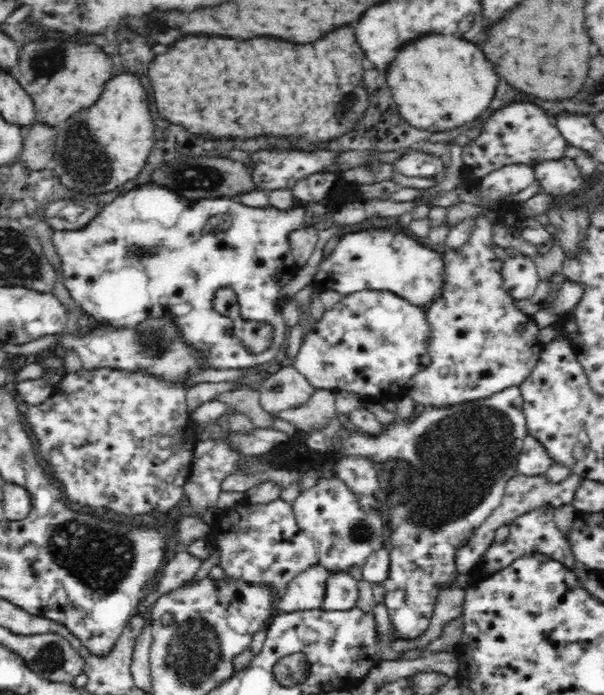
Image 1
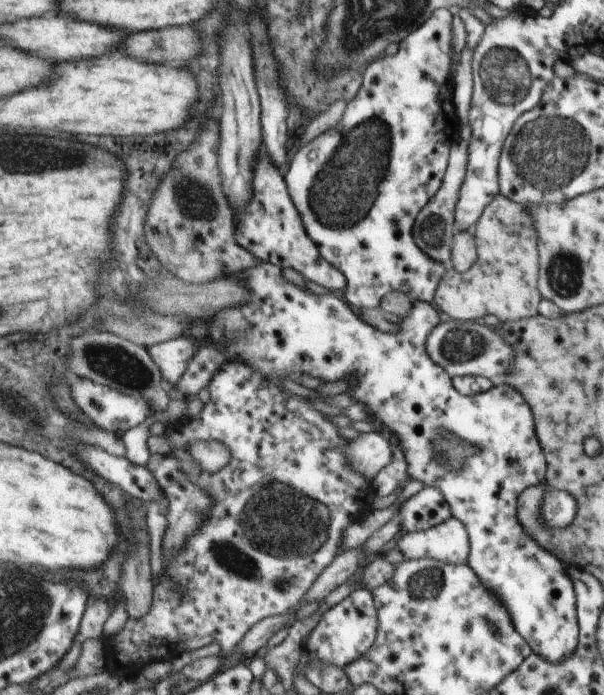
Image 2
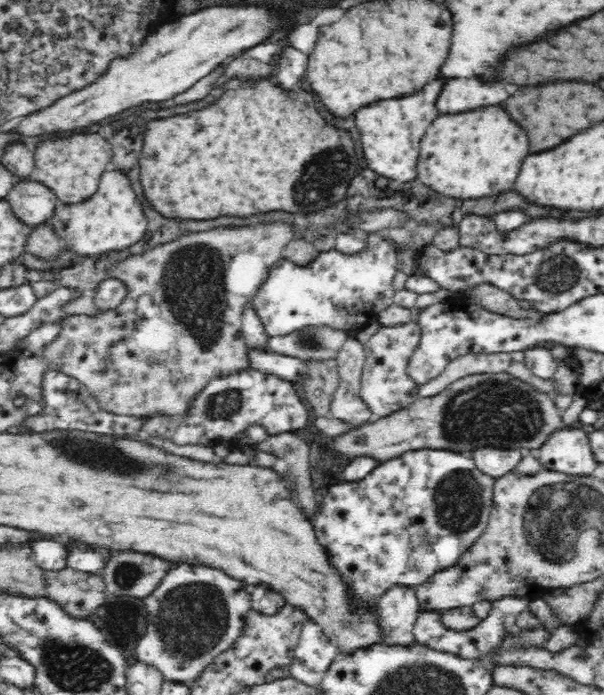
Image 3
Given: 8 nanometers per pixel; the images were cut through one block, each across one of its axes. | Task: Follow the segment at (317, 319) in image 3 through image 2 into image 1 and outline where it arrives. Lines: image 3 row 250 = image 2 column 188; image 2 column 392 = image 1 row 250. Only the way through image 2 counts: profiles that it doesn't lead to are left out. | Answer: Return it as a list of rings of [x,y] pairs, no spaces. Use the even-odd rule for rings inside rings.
[[[371,228],[367,230],[354,230],[340,236],[340,240],[332,253],[323,260],[317,267],[311,284],[319,294],[325,290],[336,290],[342,296],[348,296],[358,291],[390,291],[408,302],[418,304],[425,308],[430,303],[430,298],[438,294],[438,286],[442,286],[442,270],[444,262],[438,248],[428,242],[418,240],[408,231],[401,231],[396,234],[392,230],[383,228]]]

